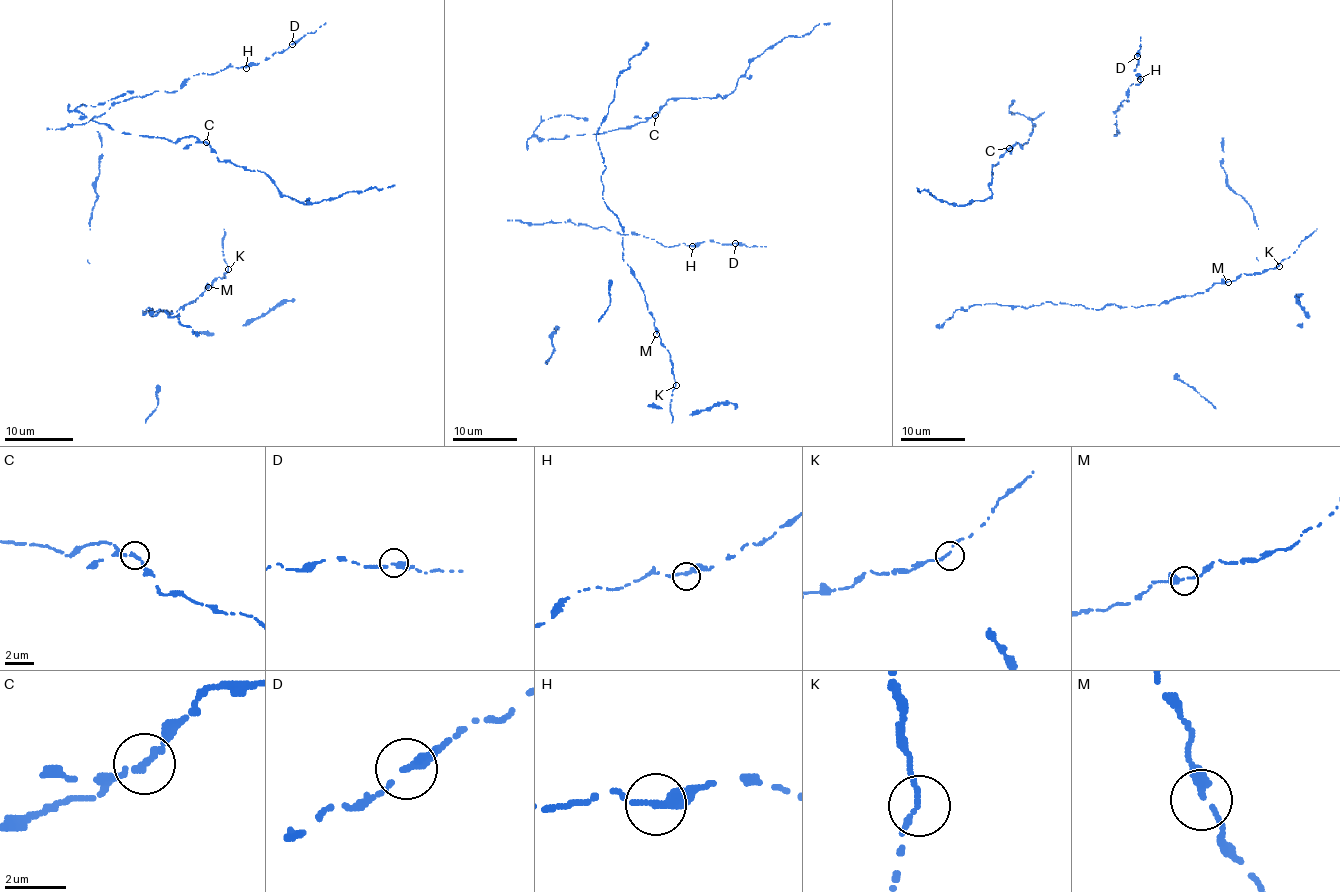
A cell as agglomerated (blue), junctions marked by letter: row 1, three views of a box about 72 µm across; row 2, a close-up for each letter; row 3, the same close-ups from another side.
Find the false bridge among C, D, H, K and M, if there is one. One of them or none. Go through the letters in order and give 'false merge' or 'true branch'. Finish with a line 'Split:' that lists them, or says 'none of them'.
C: true branch
D: true branch
H: true branch
K: true branch
M: true branch
Split: none of them

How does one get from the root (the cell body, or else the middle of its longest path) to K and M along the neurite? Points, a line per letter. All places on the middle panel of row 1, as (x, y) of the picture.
K: (629, 68), (616, 79), (596, 135), (605, 167), (602, 198), (623, 228), (623, 260), (644, 292), (676, 385)
M: (629, 68), (616, 79), (596, 140), (605, 167), (602, 198), (623, 228), (623, 260), (644, 292), (656, 334)

